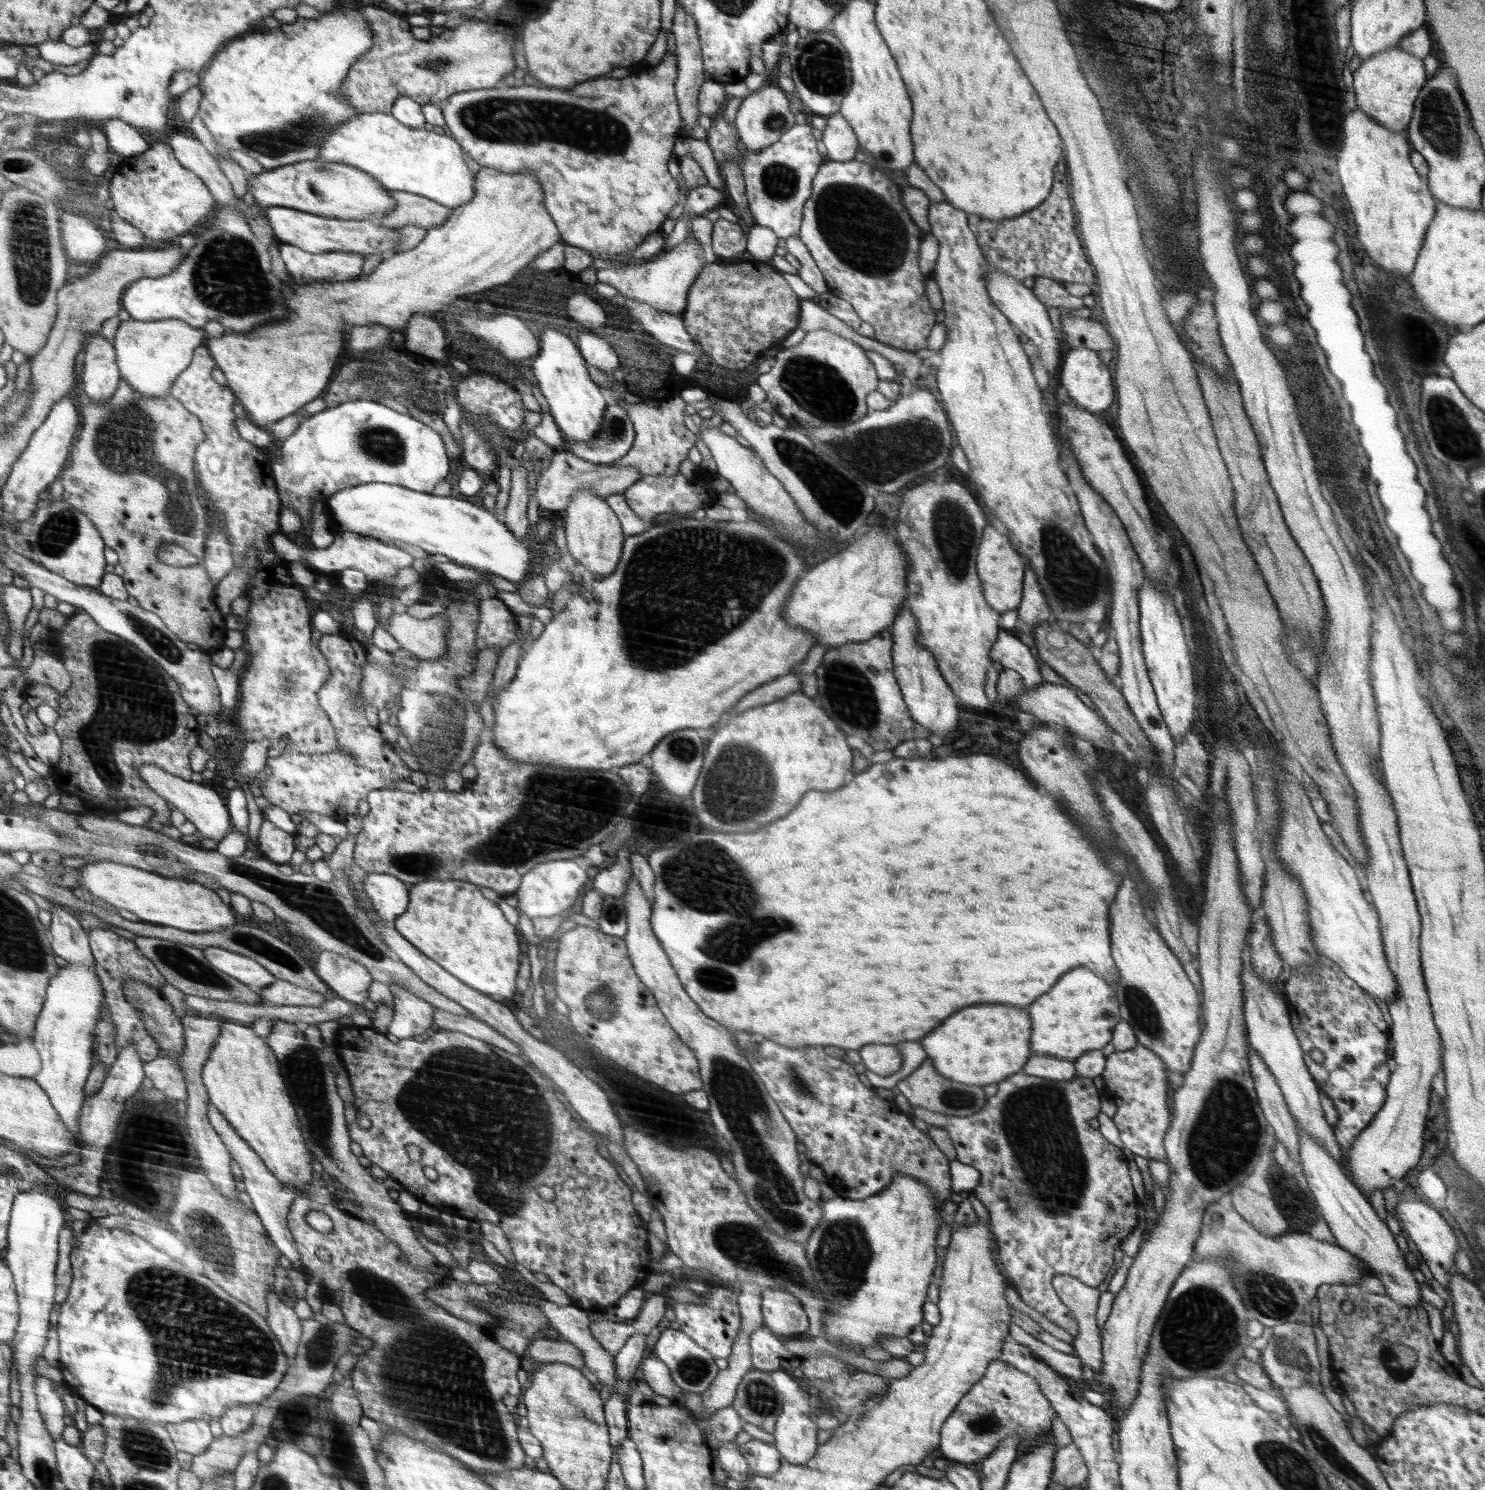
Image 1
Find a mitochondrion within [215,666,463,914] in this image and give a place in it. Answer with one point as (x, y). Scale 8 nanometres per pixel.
(416, 862)

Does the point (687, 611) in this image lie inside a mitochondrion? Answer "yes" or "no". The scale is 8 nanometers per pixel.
yes

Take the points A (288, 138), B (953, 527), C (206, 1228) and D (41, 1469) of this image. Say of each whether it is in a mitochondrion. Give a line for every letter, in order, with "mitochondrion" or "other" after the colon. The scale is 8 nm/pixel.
A: mitochondrion
B: mitochondrion
C: mitochondrion
D: mitochondrion

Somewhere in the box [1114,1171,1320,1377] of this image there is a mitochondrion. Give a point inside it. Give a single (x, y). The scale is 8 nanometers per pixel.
(1201, 1331)

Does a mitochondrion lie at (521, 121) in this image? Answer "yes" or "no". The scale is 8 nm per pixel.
yes

